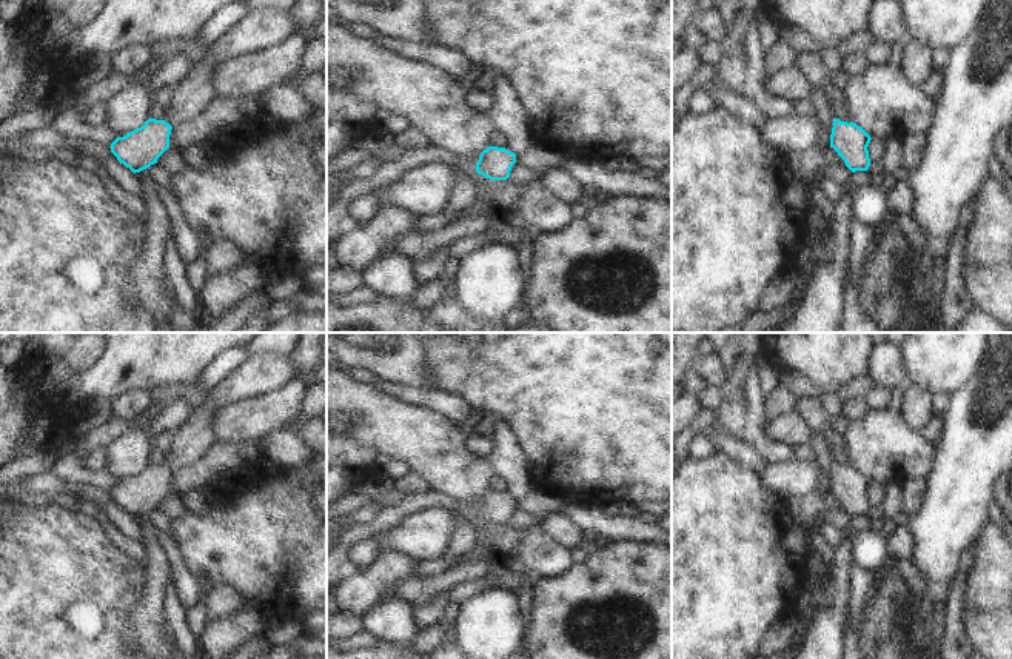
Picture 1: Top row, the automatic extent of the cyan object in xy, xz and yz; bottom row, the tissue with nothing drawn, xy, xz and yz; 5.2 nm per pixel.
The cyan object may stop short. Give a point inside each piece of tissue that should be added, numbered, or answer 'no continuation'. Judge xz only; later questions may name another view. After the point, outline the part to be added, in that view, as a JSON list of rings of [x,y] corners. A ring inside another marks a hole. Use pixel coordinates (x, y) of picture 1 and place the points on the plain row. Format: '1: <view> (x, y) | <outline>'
no continuation

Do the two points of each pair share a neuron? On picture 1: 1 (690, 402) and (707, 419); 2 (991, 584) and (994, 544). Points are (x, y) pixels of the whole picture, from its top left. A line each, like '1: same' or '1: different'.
1: different
2: same

